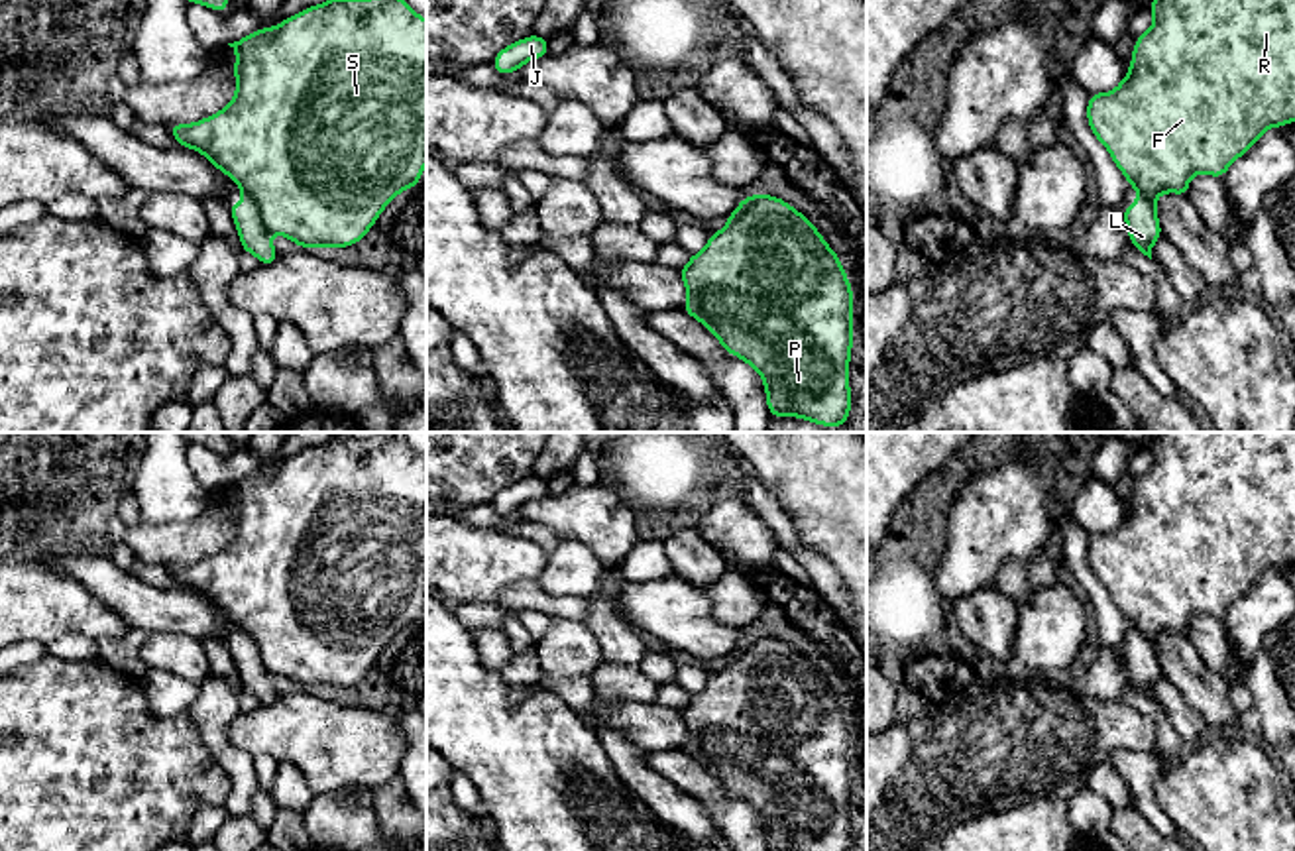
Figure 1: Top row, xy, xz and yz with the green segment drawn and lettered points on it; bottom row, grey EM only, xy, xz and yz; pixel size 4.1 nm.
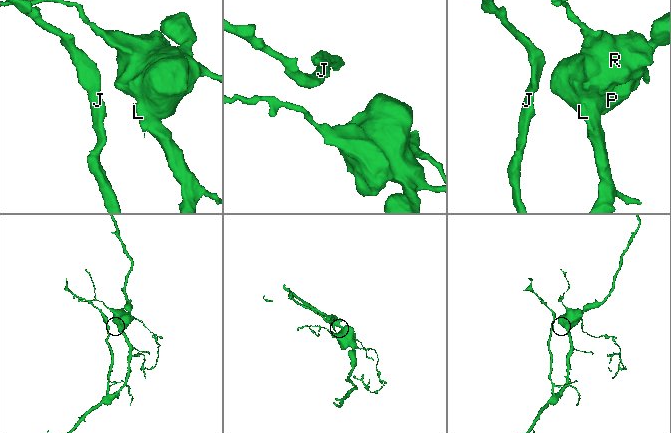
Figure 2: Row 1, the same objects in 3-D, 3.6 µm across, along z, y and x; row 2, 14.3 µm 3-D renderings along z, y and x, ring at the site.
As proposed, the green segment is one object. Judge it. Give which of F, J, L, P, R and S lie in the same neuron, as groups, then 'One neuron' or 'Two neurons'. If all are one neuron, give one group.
Groups: F J P R S / L. Two neurons

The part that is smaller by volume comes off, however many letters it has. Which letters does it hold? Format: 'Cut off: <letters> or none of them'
Cut off: L

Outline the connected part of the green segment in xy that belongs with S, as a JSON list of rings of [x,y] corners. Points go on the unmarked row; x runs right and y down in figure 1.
[[[391,432],[330,436],[228,485],[236,491],[232,542],[208,558],[167,570],[257,645],[269,674],[281,674],[303,690],[358,684],[401,631],[421,623],[426,603],[426,460],[411,450],[405,436]]]

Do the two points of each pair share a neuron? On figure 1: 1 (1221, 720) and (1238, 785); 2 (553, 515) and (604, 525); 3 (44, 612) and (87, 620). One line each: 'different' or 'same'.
1: different
2: same
3: same

